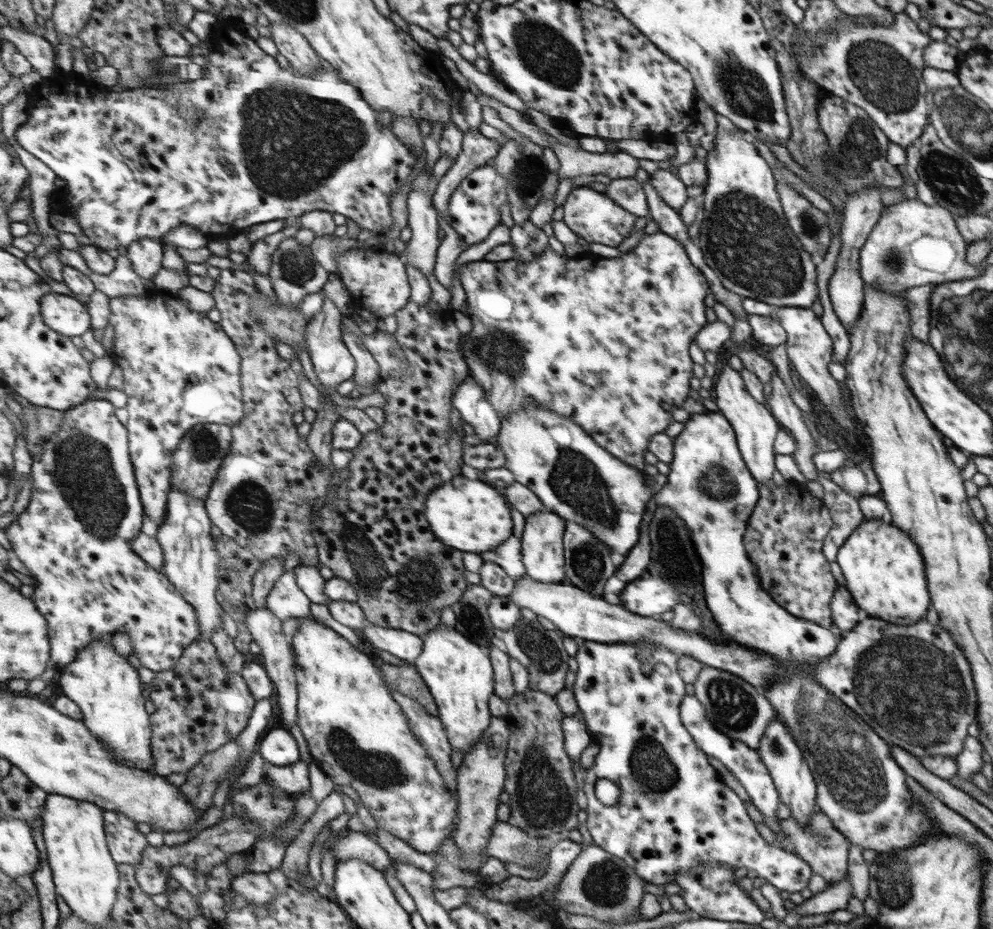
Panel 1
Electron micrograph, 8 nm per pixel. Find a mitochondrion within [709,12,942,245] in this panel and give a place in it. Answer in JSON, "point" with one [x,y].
{"point":[883,78]}

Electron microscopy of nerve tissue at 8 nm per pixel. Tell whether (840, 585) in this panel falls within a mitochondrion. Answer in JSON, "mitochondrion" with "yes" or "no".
{"mitochondrion":"no"}

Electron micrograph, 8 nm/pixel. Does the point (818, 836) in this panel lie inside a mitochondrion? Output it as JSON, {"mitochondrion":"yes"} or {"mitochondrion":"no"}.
{"mitochondrion":"yes"}

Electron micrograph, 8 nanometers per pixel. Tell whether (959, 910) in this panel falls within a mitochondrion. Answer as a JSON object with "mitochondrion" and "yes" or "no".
{"mitochondrion":"no"}

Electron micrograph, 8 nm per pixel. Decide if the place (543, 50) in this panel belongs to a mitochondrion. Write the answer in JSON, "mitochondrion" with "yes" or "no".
{"mitochondrion":"yes"}

